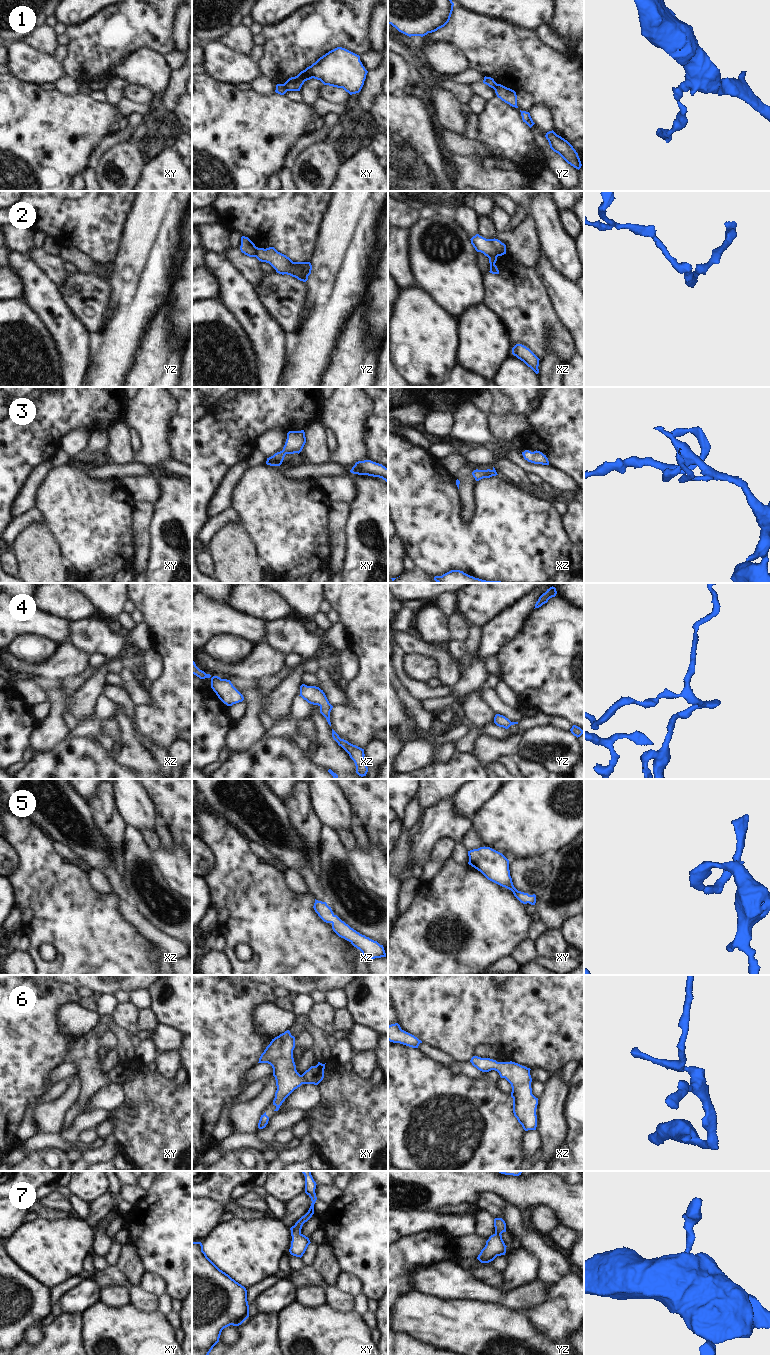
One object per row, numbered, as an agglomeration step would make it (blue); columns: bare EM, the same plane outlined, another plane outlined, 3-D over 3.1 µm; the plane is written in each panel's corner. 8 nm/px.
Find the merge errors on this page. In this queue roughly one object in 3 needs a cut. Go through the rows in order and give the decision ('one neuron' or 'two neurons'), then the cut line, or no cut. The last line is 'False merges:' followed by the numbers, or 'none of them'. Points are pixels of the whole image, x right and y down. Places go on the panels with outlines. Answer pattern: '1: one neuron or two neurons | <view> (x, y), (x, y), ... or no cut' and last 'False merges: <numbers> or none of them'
1: two neurons | xy (283, 84), (288, 90)
2: two neurons | yz (258, 248), (254, 256)
3: one neuron | no cut
4: one neuron | no cut
5: one neuron | no cut
6: one neuron | no cut
7: one neuron | no cut
False merges: 1, 2

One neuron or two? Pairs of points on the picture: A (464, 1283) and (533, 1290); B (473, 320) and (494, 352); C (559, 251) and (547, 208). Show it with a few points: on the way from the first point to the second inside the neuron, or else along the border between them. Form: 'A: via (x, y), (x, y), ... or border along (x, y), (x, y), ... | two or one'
A: via (481, 1291), (497, 1297), (516, 1297) | one
B: via (478, 328), (479, 334), (486, 344) | one
C: via (553, 240), (548, 228), (547, 219) | one

